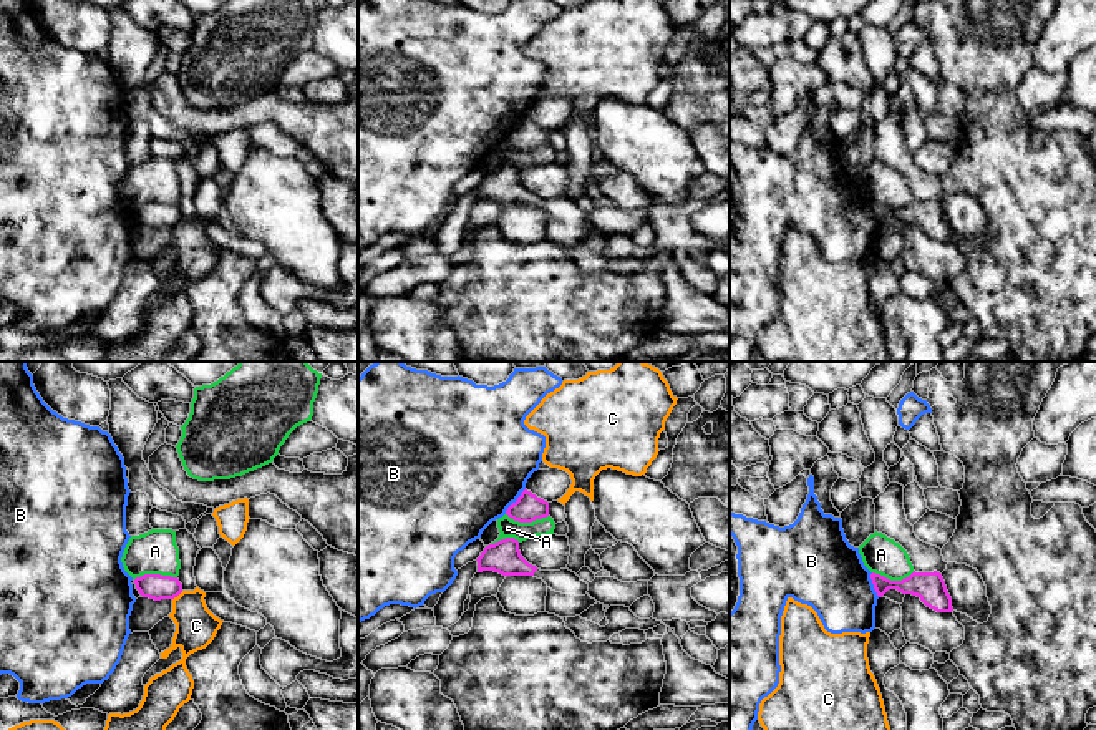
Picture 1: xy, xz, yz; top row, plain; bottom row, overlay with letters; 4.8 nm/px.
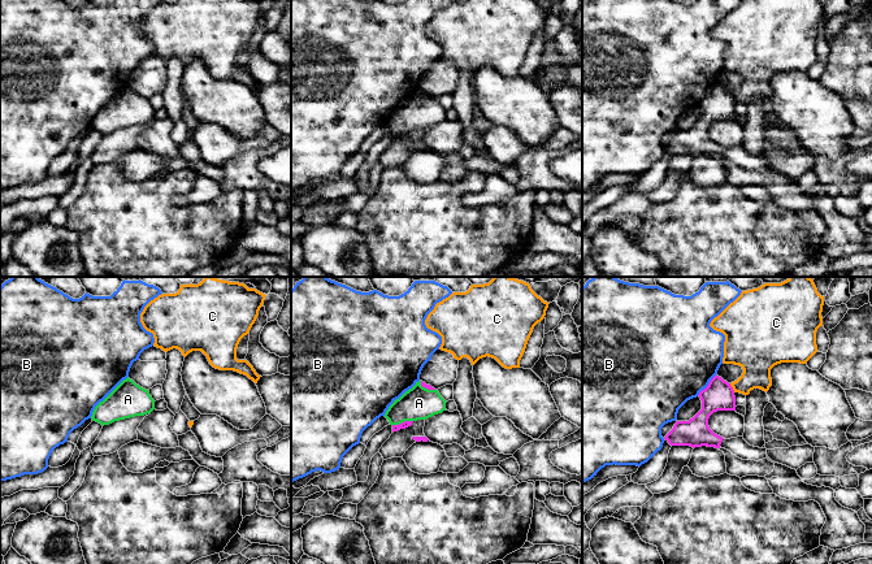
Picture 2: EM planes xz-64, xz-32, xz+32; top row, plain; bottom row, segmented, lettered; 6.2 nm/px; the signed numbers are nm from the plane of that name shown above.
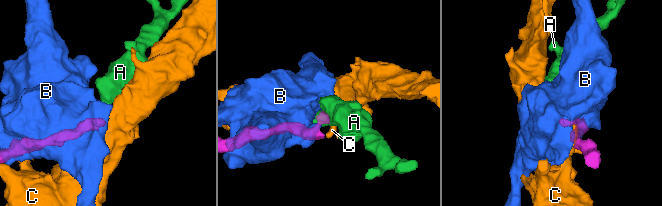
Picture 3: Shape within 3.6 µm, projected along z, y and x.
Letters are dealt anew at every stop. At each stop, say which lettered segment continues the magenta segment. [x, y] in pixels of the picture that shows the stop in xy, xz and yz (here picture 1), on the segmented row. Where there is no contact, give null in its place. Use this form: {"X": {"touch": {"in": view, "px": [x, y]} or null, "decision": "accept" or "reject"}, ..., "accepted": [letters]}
{"A": {"touch": {"in": "xy", "px": [155, 574]}, "decision": "reject"}, "B": {"touch": {"in": "xz", "px": [516, 501]}, "decision": "reject"}, "C": {"touch": {"in": "xy", "px": [178, 594]}, "decision": "reject"}, "accepted": []}

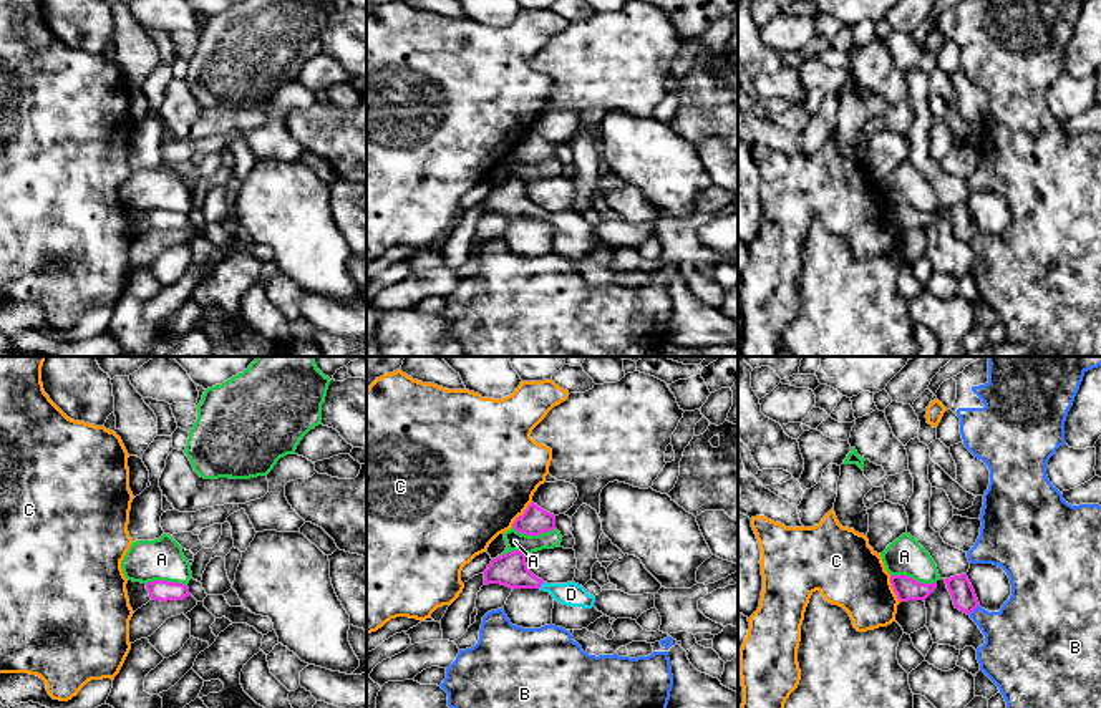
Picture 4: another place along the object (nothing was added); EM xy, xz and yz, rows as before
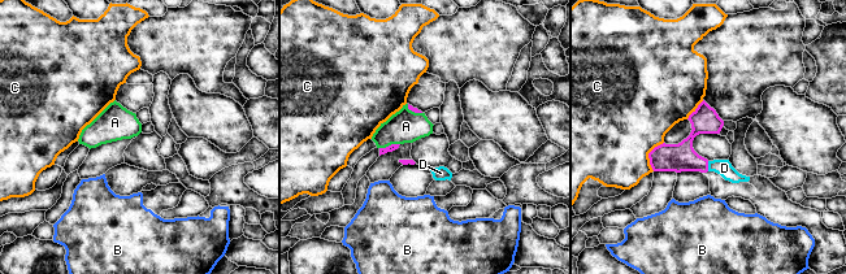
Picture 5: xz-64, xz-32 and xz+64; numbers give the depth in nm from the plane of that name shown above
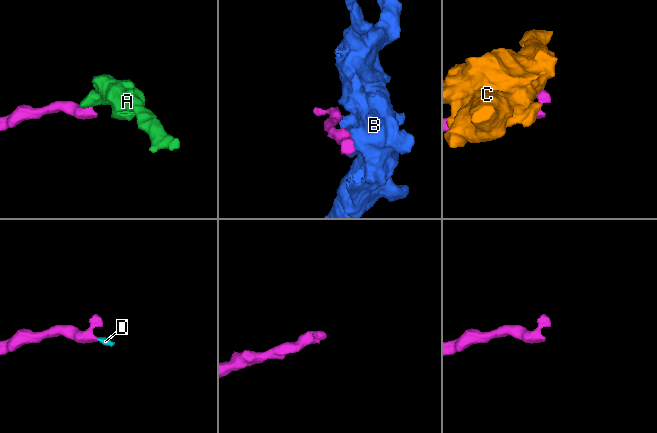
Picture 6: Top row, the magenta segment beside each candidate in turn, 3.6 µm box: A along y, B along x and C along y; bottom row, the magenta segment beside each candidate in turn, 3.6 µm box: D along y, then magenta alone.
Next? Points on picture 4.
{"A": {"touch": {"in": "yz", "px": [912, 579]}, "decision": "reject"}, "B": {"touch": {"in": "yz", "px": [974, 609]}, "decision": "reject"}, "C": {"touch": {"in": "xz", "px": [523, 514]}, "decision": "reject"}, "D": {"touch": {"in": "xz", "px": [541, 584]}, "decision": "accept"}, "accepted": ["D"]}

